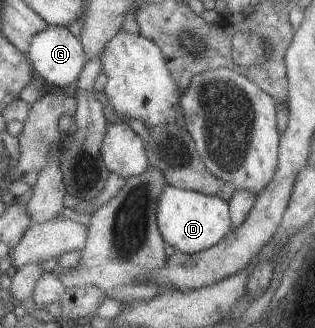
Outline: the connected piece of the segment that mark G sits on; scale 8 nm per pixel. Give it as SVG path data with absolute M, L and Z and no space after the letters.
M45 25L44 30L37 32L30 39L25 56L32 70L56 91L62 91L69 84L74 83L87 61L80 41L66 27L56 25Z

